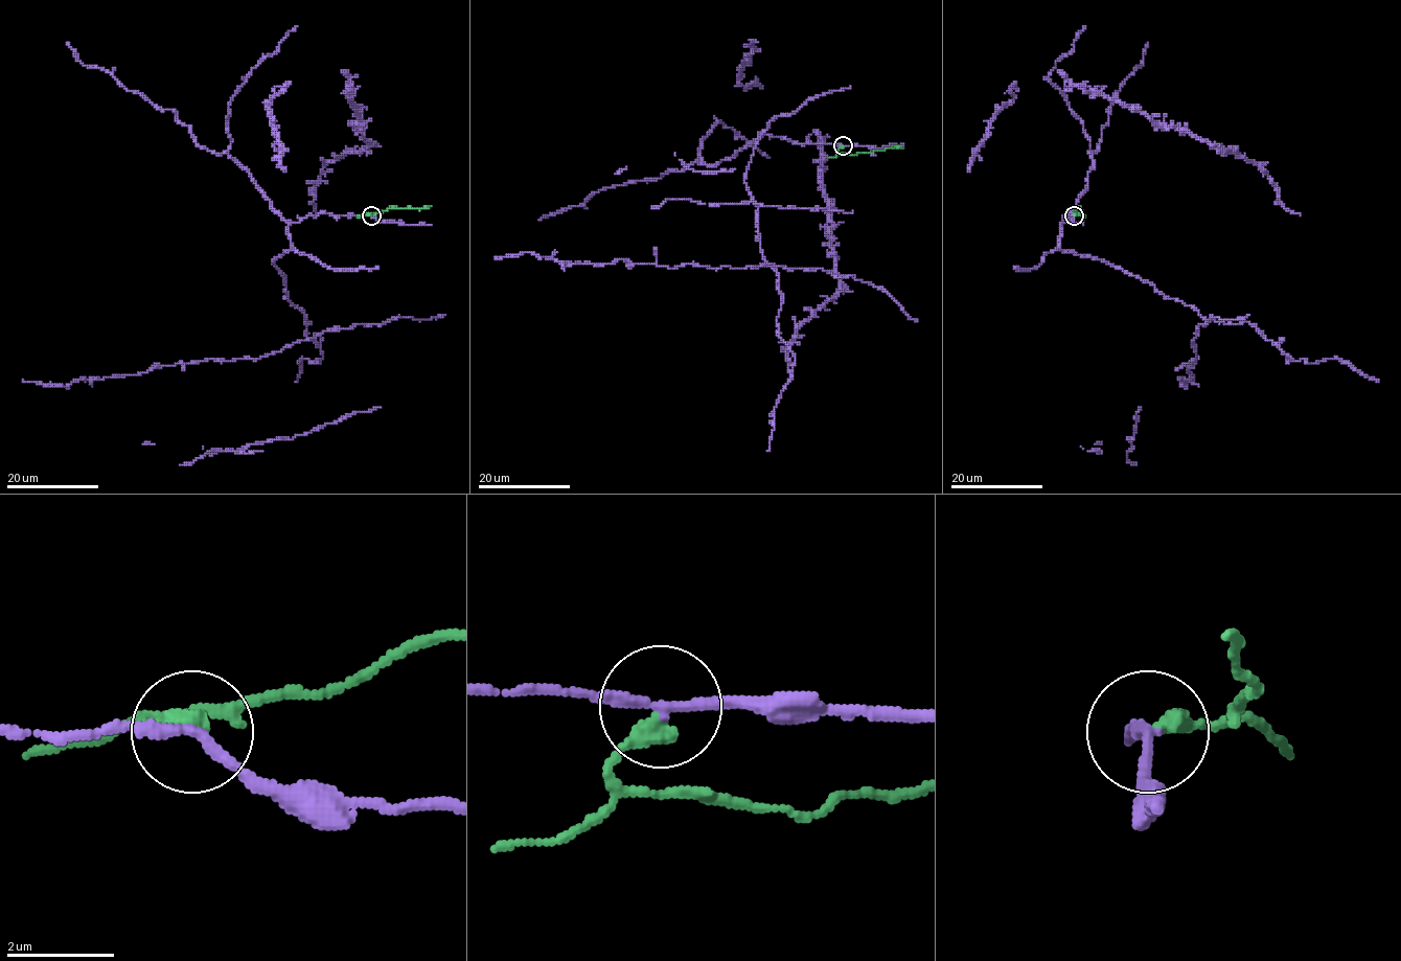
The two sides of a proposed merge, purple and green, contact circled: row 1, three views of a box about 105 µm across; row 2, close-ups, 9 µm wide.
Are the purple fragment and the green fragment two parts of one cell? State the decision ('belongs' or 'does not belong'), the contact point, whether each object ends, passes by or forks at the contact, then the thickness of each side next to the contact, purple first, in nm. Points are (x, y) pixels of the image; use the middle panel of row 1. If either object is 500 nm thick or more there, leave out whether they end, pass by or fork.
does not belong; place (843, 145); purple passes by; green ends; calibres 200 and 360 nm

